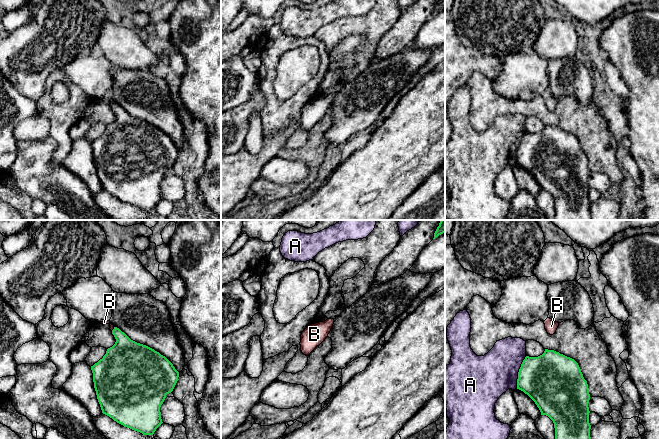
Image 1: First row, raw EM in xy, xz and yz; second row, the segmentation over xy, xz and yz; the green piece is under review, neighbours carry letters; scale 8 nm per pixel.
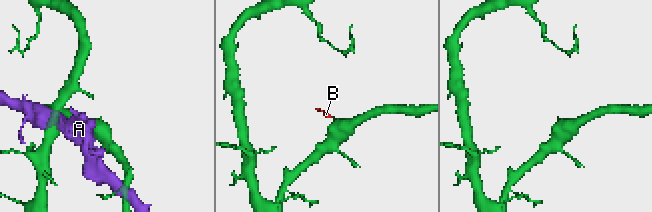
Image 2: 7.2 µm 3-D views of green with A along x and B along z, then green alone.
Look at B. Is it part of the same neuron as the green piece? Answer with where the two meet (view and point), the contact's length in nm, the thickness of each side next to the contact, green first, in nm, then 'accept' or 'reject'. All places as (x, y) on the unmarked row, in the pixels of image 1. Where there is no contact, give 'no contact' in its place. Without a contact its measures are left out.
meets green in xy at (113, 105); contact 40 nm long; 300 nm thick on the green side, 30 nm on the other; accept

